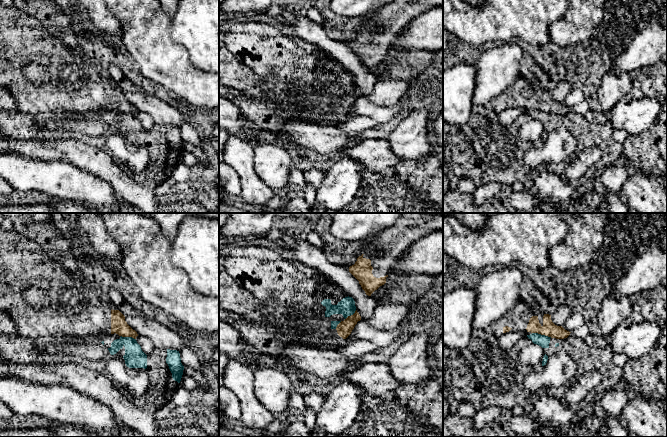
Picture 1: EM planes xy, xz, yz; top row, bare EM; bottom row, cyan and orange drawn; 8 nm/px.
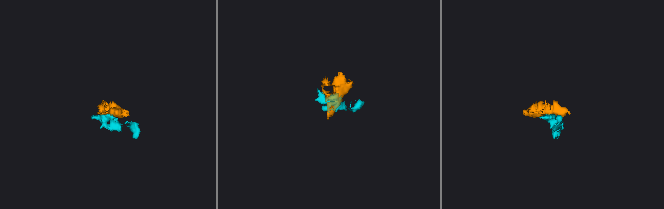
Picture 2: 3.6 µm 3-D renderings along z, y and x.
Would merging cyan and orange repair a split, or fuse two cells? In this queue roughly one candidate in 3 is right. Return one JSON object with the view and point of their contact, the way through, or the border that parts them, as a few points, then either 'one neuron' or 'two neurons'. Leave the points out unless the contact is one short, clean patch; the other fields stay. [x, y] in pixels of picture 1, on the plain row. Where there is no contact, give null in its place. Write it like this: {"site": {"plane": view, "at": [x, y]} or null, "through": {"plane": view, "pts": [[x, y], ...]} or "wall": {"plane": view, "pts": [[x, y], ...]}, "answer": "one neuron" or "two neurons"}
{"site": {"plane": "yz", "at": [542, 111]}, "wall": {"plane": "yz", "pts": [[532, 108], [551, 113]]}, "answer": "two neurons"}

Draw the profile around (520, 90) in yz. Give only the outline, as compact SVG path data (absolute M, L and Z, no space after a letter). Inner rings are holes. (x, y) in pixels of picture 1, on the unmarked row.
M520 75L511 86L493 98L485 107L496 113L509 107L522 108L525 111L538 109L556 115L564 115L572 111L572 108L565 106L562 102L555 101L551 96L551 91L533 85Z

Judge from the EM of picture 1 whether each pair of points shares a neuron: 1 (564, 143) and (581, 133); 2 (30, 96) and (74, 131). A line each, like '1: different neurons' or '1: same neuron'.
1: different neurons
2: different neurons

